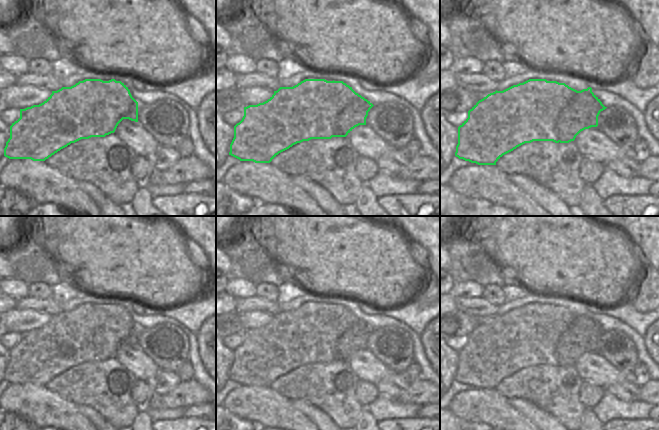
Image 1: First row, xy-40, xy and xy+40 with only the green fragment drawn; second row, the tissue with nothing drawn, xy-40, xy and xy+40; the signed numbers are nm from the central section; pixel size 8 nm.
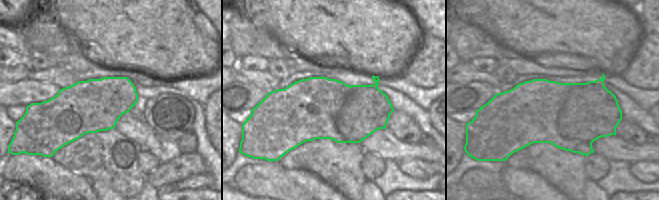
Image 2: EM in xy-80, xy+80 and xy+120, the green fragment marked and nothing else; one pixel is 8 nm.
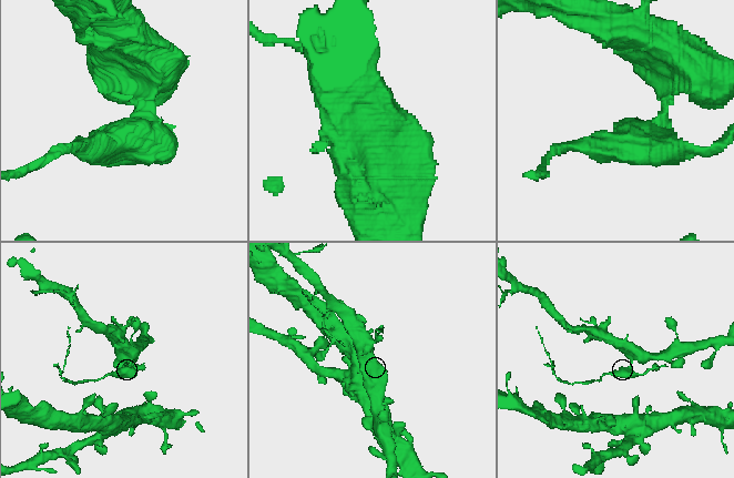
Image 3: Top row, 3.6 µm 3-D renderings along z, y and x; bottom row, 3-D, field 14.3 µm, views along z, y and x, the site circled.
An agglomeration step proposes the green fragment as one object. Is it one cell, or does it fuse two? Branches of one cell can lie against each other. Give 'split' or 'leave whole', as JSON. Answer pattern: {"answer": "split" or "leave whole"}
{"answer": "split"}

